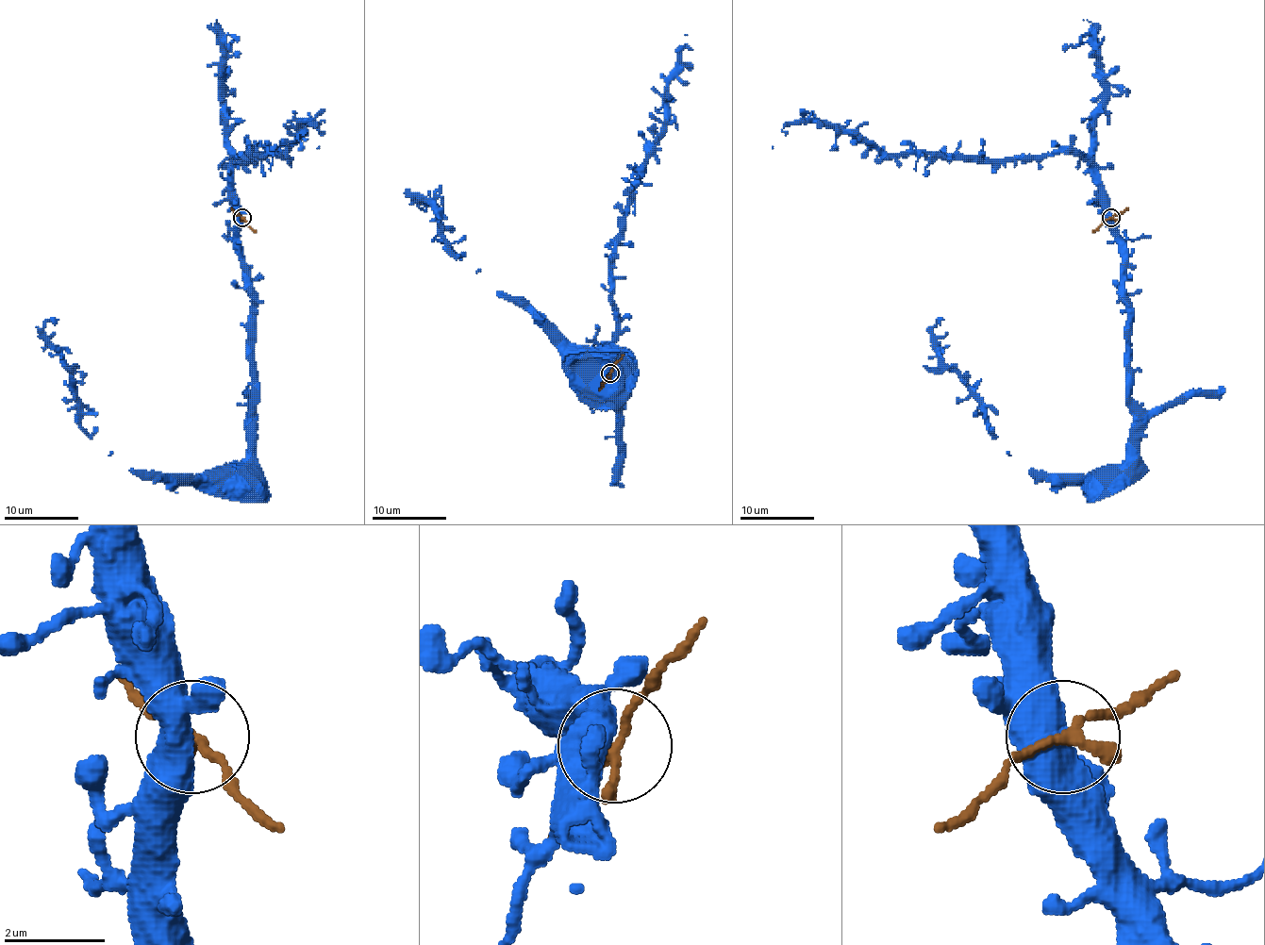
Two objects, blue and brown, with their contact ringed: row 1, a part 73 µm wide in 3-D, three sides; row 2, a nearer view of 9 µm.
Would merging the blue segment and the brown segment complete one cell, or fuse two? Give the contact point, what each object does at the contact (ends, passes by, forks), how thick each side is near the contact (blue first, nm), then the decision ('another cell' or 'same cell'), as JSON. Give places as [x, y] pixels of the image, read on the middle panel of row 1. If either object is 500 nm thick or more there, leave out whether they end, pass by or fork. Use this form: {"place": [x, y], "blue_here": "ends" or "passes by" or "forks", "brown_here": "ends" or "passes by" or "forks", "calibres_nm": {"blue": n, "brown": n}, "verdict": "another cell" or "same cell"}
{"place": [610, 373], "calibres_nm": {"blue": 600, "brown": 200}, "verdict": "same cell"}

